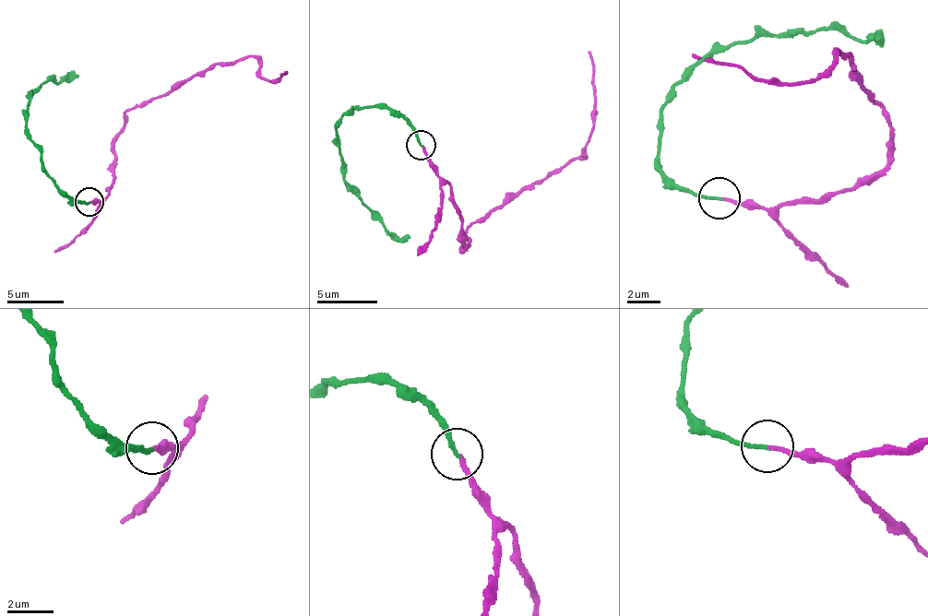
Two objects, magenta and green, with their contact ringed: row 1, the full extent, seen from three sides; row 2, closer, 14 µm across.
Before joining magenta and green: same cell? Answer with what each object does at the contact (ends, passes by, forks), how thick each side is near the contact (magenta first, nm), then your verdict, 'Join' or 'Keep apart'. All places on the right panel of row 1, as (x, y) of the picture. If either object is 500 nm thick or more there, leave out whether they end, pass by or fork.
At the ring magenta ends. At the ring green ends. Thickness 170 nm (magenta) against 160 nm. Join

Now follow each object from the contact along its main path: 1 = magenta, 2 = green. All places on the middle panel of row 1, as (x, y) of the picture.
1: (422, 144), (451, 187), (463, 249), (472, 223), (579, 160), (594, 81), (587, 51)
2: (422, 144), (406, 124), (386, 107), (354, 106), (337, 130), (342, 154), (344, 185), (391, 232), (410, 237)

